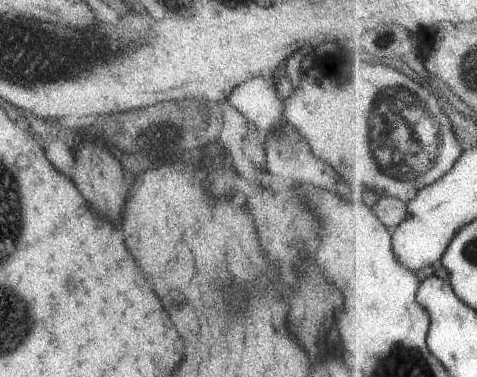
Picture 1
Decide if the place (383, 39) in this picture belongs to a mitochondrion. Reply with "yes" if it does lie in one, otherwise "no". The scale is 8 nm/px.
yes

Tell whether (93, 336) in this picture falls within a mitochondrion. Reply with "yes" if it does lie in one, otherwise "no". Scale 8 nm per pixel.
no

